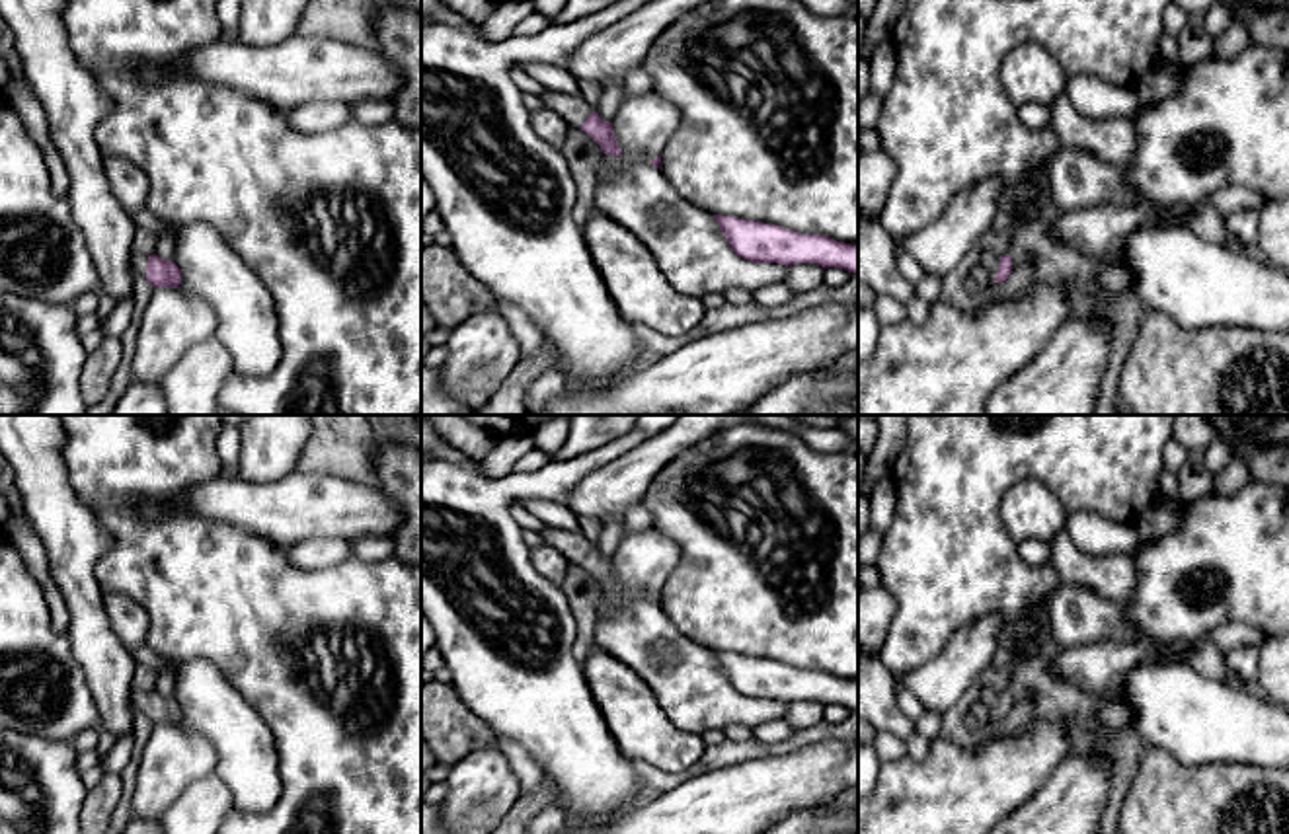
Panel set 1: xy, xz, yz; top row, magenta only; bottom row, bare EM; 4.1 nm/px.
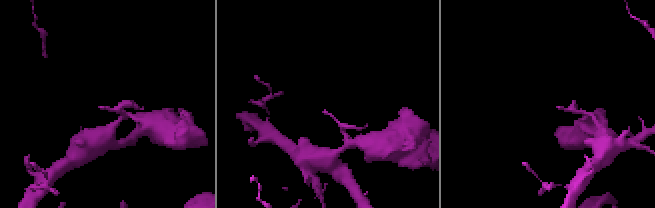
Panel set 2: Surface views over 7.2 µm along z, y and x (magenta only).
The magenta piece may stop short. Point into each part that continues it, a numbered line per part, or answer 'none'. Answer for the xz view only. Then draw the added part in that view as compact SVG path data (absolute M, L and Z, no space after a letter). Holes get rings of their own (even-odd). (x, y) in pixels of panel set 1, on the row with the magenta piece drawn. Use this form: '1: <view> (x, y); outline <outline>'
1: xz (574, 110); outline M548 90L540 97L544 105L562 115L571 129L579 129L585 123L585 119L593 113L593 105L589 101L564 92Z

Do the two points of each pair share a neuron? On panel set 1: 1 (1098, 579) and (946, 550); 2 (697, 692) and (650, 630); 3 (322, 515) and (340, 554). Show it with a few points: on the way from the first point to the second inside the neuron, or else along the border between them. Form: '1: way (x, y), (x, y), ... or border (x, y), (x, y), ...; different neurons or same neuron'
1: border (1050, 562), (1059, 581); different neurons
2: way (683, 677), (652, 645); same neuron
3: border (350, 540), (307, 538), (287, 546); different neurons

